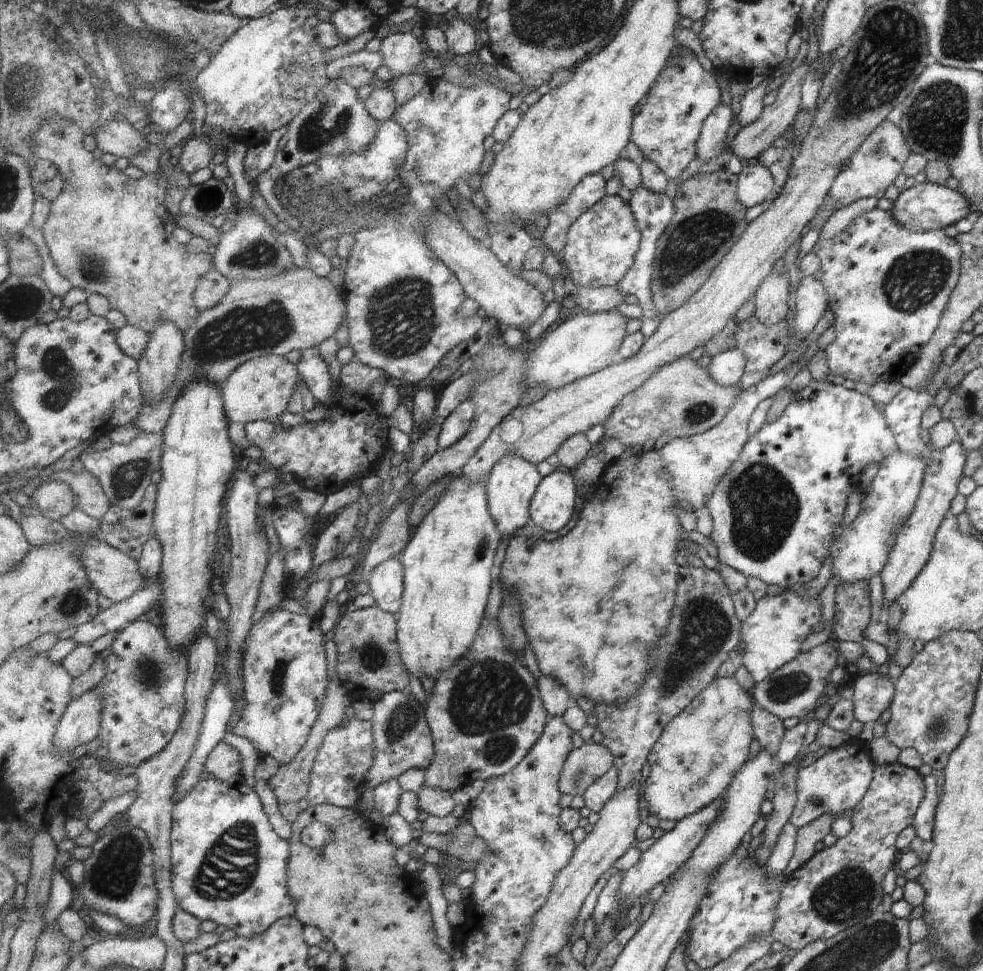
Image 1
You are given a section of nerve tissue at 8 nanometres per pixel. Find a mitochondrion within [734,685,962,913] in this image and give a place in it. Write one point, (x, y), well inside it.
(939, 725)

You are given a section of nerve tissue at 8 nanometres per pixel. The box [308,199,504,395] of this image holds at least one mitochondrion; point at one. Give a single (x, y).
(398, 319)

